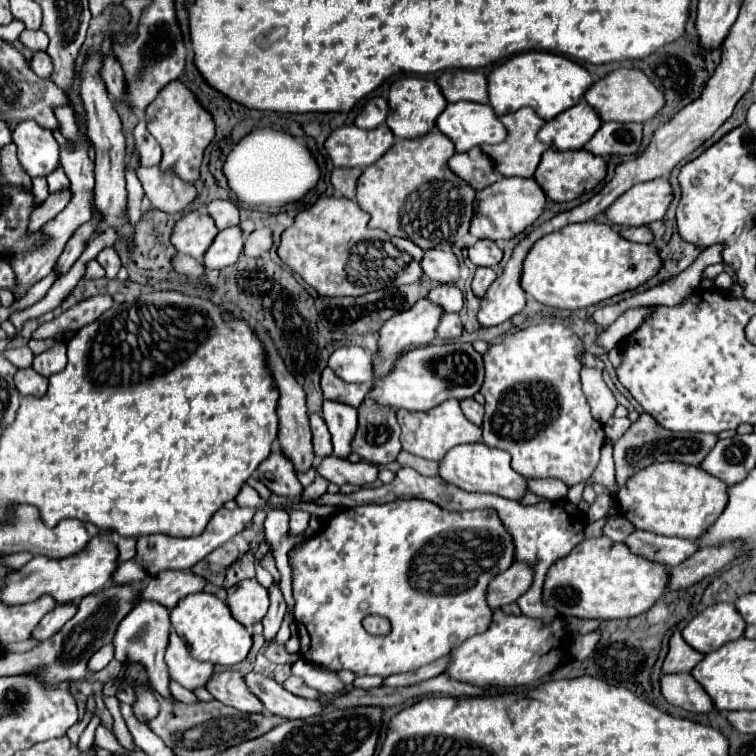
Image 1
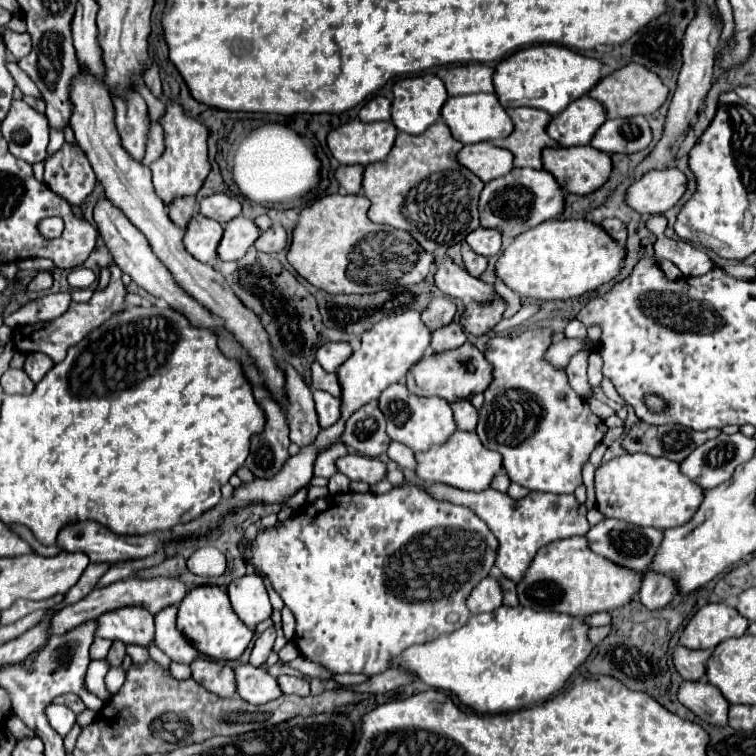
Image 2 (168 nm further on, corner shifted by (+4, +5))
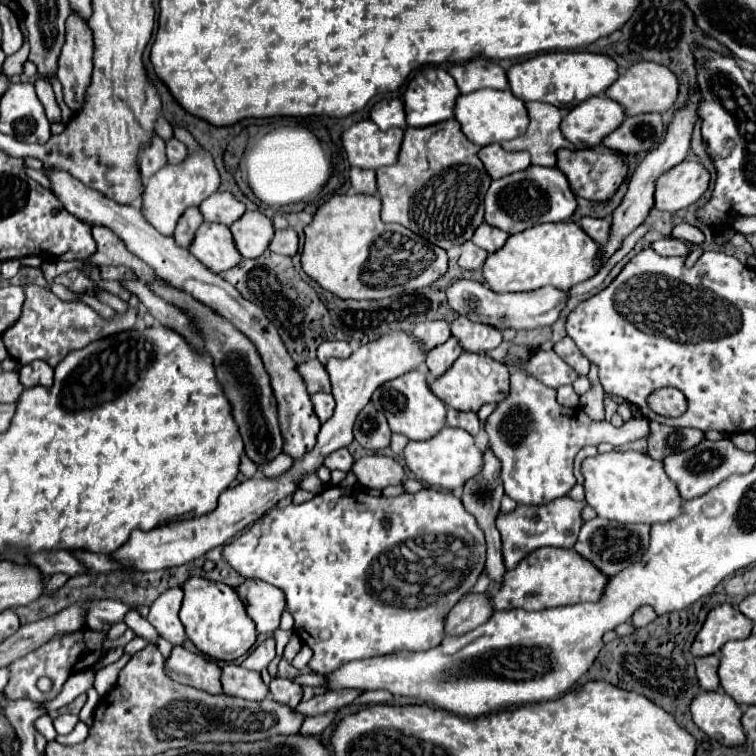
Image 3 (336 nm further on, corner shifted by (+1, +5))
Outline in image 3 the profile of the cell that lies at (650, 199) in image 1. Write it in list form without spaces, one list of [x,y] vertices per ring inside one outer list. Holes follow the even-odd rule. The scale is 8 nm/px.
[[[684,160],[656,180],[654,208],[678,212],[694,204],[708,188],[710,174],[696,160]]]

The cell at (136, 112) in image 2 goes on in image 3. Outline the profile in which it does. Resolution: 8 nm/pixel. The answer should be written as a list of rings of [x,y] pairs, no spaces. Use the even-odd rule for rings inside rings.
[[[154,134],[154,138],[150,140],[148,148],[142,148],[138,152],[138,164],[140,164],[140,172],[142,178],[150,178],[154,172],[158,172],[158,168],[162,168],[166,164],[166,156],[164,156],[164,140],[160,136]]]

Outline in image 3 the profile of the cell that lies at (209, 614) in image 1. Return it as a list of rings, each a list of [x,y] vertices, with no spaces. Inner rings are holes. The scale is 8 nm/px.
[[[190,578],[184,586],[184,604],[180,610],[180,620],[186,628],[188,638],[194,642],[194,646],[214,658],[214,660],[224,660],[232,662],[244,656],[256,642],[256,626],[250,620],[250,616],[244,610],[242,600],[238,598],[236,590],[222,584],[222,582],[212,582],[206,578]]]

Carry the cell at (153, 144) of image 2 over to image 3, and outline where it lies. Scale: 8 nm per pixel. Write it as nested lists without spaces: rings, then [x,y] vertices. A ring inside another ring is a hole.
[[[176,138],[166,140],[166,160],[168,164],[180,164],[186,158],[186,146]]]

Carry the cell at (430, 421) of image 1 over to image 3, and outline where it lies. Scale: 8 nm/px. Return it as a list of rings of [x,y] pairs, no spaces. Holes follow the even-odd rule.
[[[408,372],[406,376],[382,384],[382,388],[374,392],[372,404],[384,412],[390,430],[404,434],[408,440],[430,440],[446,426],[446,404],[430,392],[422,372]]]

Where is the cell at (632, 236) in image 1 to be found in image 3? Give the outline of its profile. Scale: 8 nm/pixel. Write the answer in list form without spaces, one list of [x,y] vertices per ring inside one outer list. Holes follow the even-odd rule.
[[[582,218],[582,228],[590,234],[598,244],[606,244],[610,240],[612,222],[606,218]]]

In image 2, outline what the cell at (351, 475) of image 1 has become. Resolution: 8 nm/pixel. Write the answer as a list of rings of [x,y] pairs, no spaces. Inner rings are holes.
[[[349,454],[337,460],[337,470],[357,482],[377,484],[387,476],[387,464],[377,458],[367,458],[361,454]]]

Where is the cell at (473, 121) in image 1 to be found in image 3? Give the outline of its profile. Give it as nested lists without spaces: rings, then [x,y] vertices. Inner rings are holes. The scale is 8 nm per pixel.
[[[478,90],[458,96],[454,104],[454,118],[460,122],[462,132],[466,132],[466,138],[476,146],[512,140],[526,132],[528,126],[528,112],[524,108],[524,102],[518,100],[510,90]]]

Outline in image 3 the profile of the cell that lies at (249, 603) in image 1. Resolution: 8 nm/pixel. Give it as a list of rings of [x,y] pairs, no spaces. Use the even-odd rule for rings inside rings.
[[[256,578],[244,580],[238,588],[248,616],[254,620],[260,634],[272,634],[280,624],[280,614],[284,610],[284,596],[278,588],[260,582]]]

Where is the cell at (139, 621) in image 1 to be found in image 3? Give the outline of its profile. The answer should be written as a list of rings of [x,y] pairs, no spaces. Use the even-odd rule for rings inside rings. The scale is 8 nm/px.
[[[94,600],[94,604],[90,604],[90,612],[86,612],[86,626],[94,632],[108,634],[110,626],[124,622],[130,610],[132,608],[120,600]]]

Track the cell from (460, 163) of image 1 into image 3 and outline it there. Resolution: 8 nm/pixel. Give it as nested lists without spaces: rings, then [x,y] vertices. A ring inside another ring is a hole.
[[[490,144],[480,148],[478,158],[482,160],[486,172],[492,180],[498,180],[506,174],[524,170],[530,166],[530,154],[528,152],[506,152],[500,148],[500,144]]]

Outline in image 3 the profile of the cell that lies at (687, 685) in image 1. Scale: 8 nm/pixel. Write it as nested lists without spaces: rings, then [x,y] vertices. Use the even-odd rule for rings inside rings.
[[[700,692],[692,700],[690,710],[694,724],[710,738],[726,746],[738,746],[746,742],[740,726],[742,710],[726,692]]]

